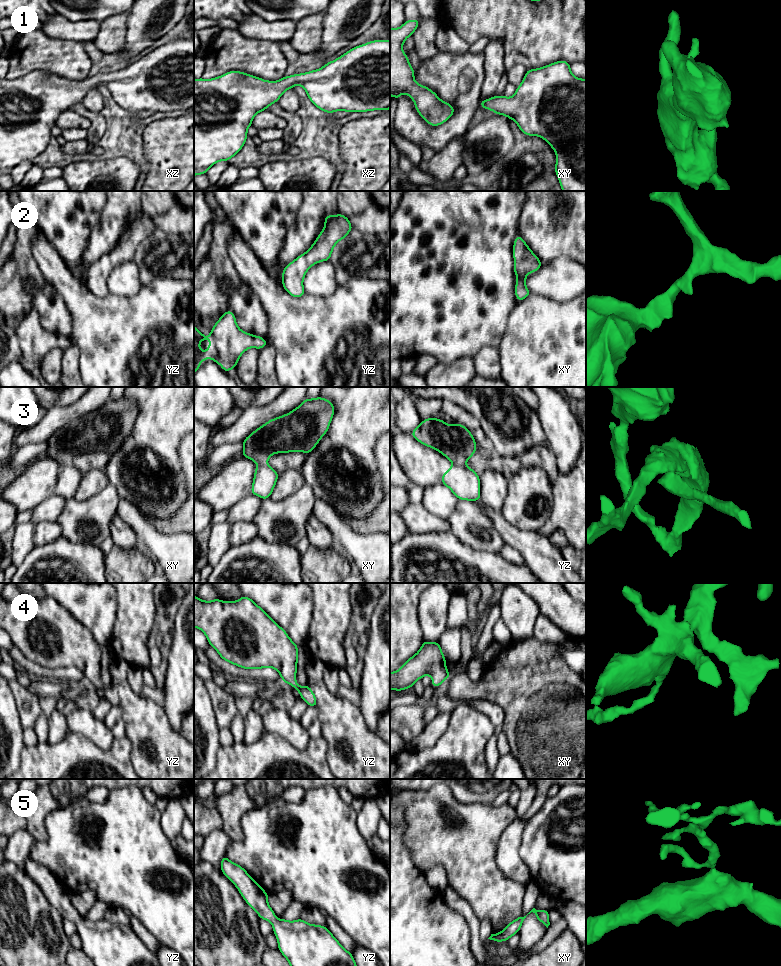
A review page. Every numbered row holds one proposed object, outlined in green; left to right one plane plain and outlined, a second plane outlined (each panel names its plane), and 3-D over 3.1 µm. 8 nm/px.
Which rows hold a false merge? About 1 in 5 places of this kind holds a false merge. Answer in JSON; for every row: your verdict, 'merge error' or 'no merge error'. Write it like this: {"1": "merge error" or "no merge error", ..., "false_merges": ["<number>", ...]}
{"1": "no merge error", "2": "no merge error", "3": "merge error", "4": "no merge error", "5": "no merge error", "false_merges": ["3"]}

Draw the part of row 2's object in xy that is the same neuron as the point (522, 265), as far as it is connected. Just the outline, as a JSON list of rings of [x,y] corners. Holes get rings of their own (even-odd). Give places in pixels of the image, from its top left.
[[[518,234],[513,245],[514,267],[517,276],[515,284],[515,296],[517,301],[522,301],[532,294],[526,288],[526,276],[540,269],[542,262],[528,247],[527,243]]]

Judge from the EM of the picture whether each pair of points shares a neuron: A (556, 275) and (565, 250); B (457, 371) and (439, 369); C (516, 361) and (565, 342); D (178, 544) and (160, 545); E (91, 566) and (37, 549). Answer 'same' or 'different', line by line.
A: different
B: same
C: same
D: same
E: same

